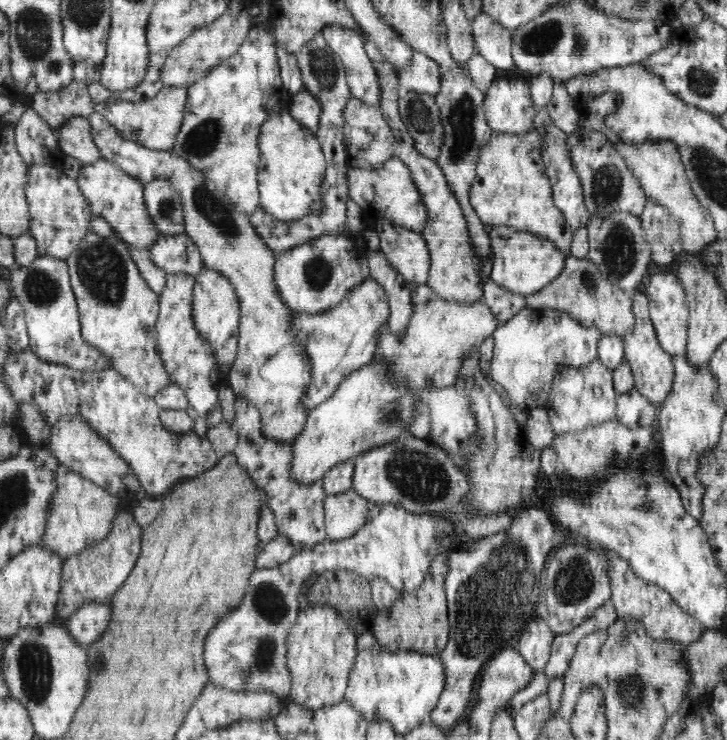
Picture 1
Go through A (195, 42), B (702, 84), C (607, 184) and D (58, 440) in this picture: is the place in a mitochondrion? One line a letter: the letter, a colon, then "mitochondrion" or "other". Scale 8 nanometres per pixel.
A: other
B: mitochondrion
C: mitochondrion
D: other

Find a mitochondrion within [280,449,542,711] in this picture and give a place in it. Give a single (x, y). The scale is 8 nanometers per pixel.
(488, 600)

